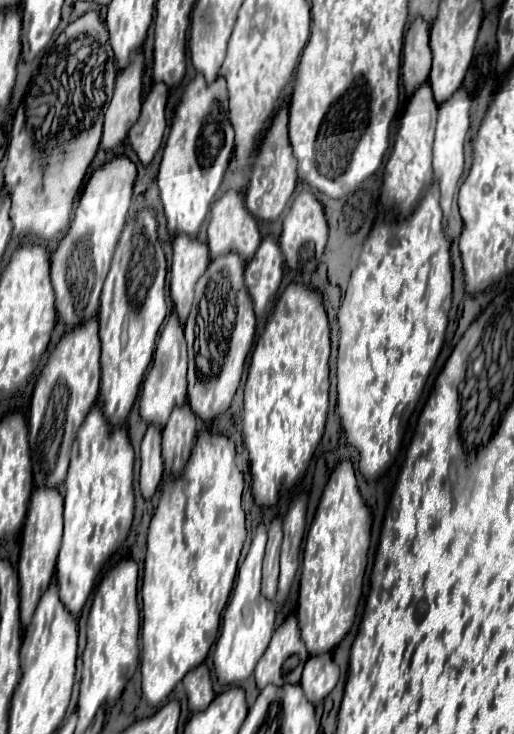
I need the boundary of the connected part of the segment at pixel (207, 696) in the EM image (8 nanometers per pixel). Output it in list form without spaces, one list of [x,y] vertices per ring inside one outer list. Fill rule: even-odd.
[[[200,664],[194,670],[190,670],[182,682],[188,694],[188,706],[192,712],[204,710],[212,702],[214,690],[212,690],[212,680],[206,664]]]

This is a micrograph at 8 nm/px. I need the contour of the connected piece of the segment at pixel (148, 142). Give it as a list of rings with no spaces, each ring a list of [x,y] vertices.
[[[158,82],[152,84],[150,92],[144,98],[140,118],[132,126],[132,132],[128,132],[128,140],[144,166],[150,164],[164,138],[166,98],[168,98],[168,88]]]

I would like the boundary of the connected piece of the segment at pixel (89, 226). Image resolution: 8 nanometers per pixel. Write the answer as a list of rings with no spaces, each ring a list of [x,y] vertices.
[[[114,156],[112,160],[104,162],[100,168],[96,168],[90,176],[90,180],[86,182],[76,212],[74,212],[74,220],[66,232],[66,236],[60,240],[56,252],[50,258],[50,280],[52,280],[52,288],[54,288],[54,296],[56,296],[56,312],[58,318],[68,326],[74,328],[80,318],[74,312],[74,302],[66,284],[66,262],[68,256],[74,248],[74,244],[84,238],[86,234],[92,236],[92,244],[94,244],[94,264],[96,264],[96,272],[104,274],[108,272],[116,242],[120,238],[120,232],[124,228],[126,222],[126,214],[130,208],[130,198],[132,198],[132,186],[134,186],[134,178],[136,178],[136,166],[126,158],[126,156]]]

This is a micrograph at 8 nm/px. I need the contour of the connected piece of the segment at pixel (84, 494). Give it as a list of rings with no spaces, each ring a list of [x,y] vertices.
[[[94,406],[76,434],[76,458],[70,458],[64,480],[64,536],[56,564],[60,600],[78,616],[102,566],[126,540],[134,518],[132,492],[134,450],[124,426],[112,428],[100,406]]]

